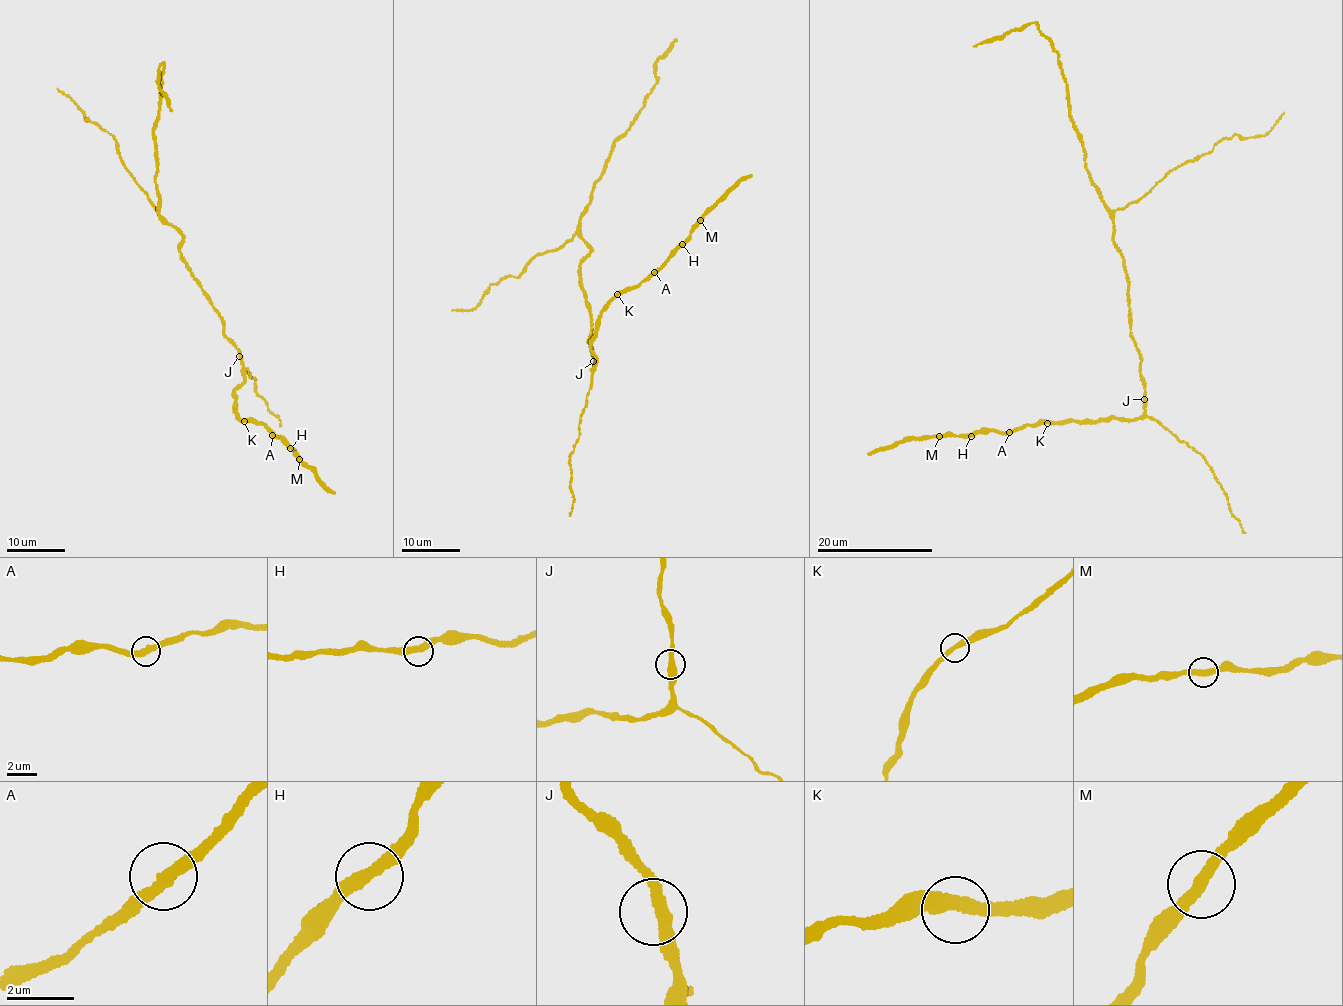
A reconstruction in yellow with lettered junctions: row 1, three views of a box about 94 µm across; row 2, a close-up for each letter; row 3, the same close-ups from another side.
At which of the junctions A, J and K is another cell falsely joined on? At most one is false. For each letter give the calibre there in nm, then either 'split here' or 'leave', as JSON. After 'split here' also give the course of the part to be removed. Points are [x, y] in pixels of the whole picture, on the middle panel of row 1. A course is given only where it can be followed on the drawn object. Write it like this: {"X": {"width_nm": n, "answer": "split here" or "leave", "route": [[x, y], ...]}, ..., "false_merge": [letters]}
{"A": {"width_nm": 380, "answer": "leave"}, "J": {"width_nm": 380, "answer": "leave"}, "K": {"width_nm": 380, "answer": "leave"}, "false_merge": []}

